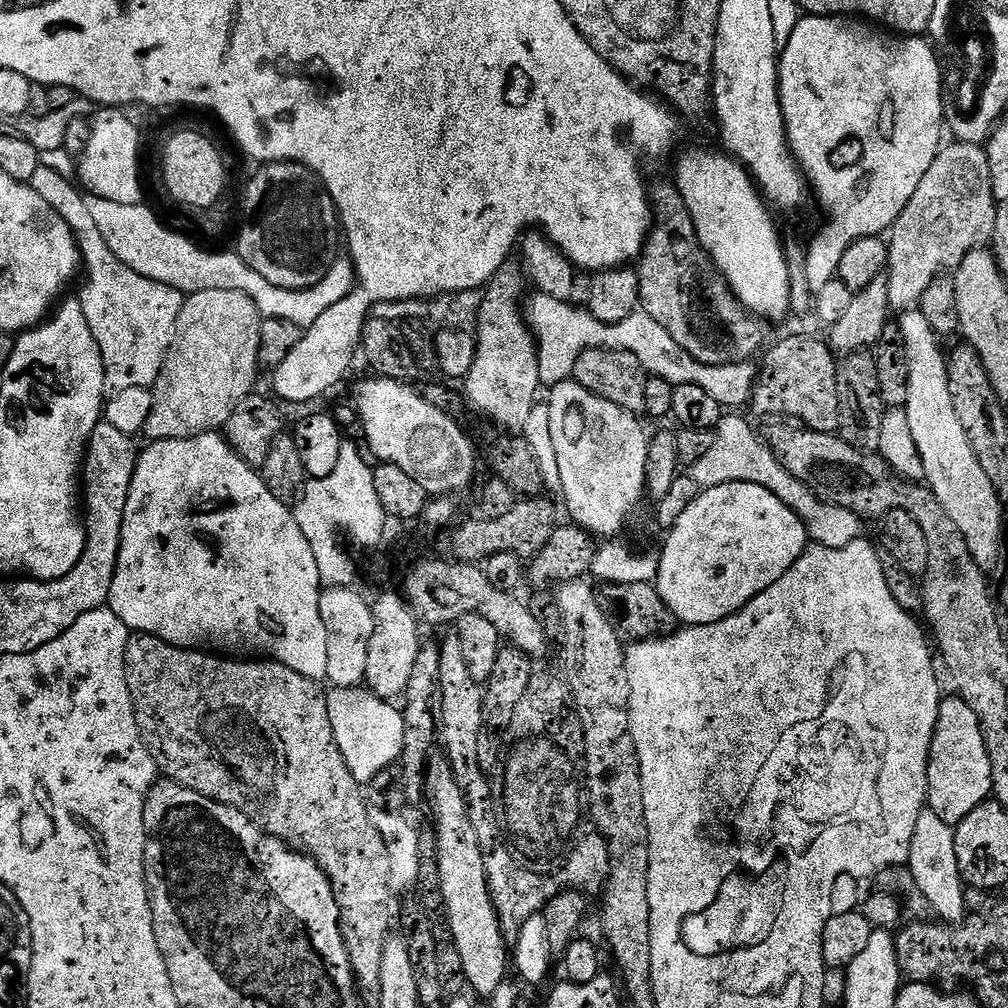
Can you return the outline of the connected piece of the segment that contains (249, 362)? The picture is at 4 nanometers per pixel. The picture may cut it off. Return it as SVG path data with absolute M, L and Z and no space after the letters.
M203 290L202 293L194 293L185 299L182 310L176 319L176 329L172 332L172 342L168 345L168 353L164 355L164 365L158 374L155 384L152 385L150 391L152 394L152 405L148 411L148 416L144 419L143 435L149 436L149 441L157 440L185 440L186 438L194 438L200 436L204 432L216 432L223 429L228 423L229 418L234 414L236 407L247 396L253 395L256 384L256 368L260 359L260 312L257 310L253 301L250 300L244 293L239 293L237 290Z

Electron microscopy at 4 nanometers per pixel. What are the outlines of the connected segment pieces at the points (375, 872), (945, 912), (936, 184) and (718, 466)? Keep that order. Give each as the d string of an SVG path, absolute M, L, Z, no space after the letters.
M144 632L129 635L126 654L124 655L124 669L126 670L128 689L134 702L134 714L138 722L140 737L156 760L157 769L162 770L167 779L178 782L206 798L242 810L271 836L284 841L284 843L295 848L296 851L305 853L316 861L317 866L328 876L328 881L332 884L332 894L336 899L336 905L340 908L340 930L344 939L344 946L348 951L348 958L352 963L352 973L356 976L359 991L364 994L367 994L367 992L379 993L382 950L393 931L392 899L394 899L394 893L390 886L391 872L387 860L387 850L378 830L368 821L369 805L364 805L363 798L356 796L358 785L356 779L350 774L350 770L336 745L336 739L330 726L328 697L323 691L320 693L321 685L315 680L306 678L302 674L282 666L277 660L225 658L223 655L213 654L207 650L176 648L173 644L168 644L156 636L147 636Z
M925 810L918 818L918 826L914 826L914 838L910 842L910 854L906 861L906 867L914 874L922 894L926 894L933 913L949 926L956 926L956 923L959 925L966 916L966 885L958 870L958 854L954 850L955 837L953 825L942 822L938 814Z
M976 142L951 143L945 143L934 158L934 162L930 162L930 170L926 170L922 182L918 182L918 190L914 190L914 198L906 202L906 210L898 214L898 218L890 229L890 235L887 237L886 279L890 290L890 309L892 310L915 309L922 296L926 294L928 287L941 274L956 269L975 248L985 247L994 234L997 206L990 182L988 153Z
M724 414L720 417L720 425L714 429L716 441L714 446L703 458L698 458L696 464L691 465L690 475L697 481L701 489L746 482L757 484L770 494L774 494L786 506L790 506L798 514L798 518L806 526L808 538L812 544L821 544L827 548L841 548L850 546L850 542L861 539L861 517L854 515L842 506L834 506L830 502L822 502L810 486L803 484L790 470L780 465L780 460L767 443L760 441L760 436L740 417L740 414Z

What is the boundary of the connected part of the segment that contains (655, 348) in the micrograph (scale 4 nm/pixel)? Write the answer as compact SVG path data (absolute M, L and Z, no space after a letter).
M541 292L530 296L523 305L522 315L528 331L532 333L532 339L536 341L541 385L559 386L565 383L583 352L591 348L609 348L634 354L649 376L662 378L673 386L702 386L702 390L706 390L719 402L721 409L740 410L743 404L745 407L752 399L758 375L755 363L710 366L698 362L693 356L686 354L686 350L682 350L682 346L678 346L678 342L674 342L674 338L670 338L670 334L666 334L666 330L662 330L662 326L658 326L658 322L654 322L654 318L647 316L643 310L630 314L630 318L622 318L622 322L617 324L603 324L588 312L587 307L575 308L575 303L550 298Z

